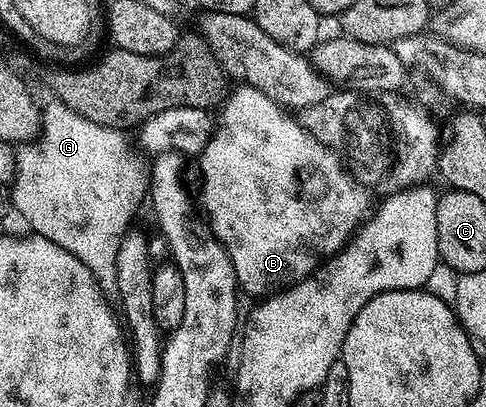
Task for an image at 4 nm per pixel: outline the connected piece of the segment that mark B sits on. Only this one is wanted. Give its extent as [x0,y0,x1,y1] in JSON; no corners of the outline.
[198,83,370,298]

